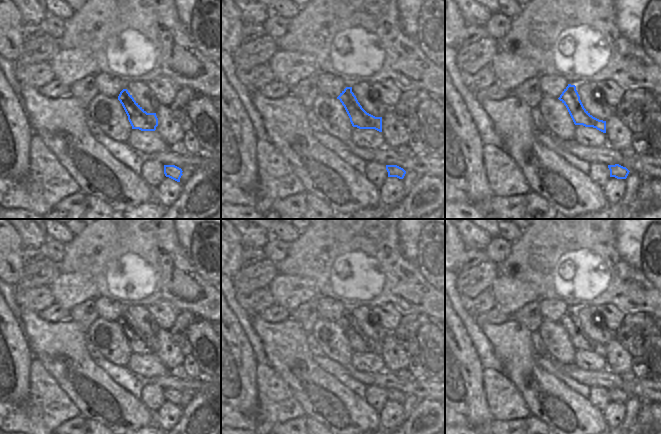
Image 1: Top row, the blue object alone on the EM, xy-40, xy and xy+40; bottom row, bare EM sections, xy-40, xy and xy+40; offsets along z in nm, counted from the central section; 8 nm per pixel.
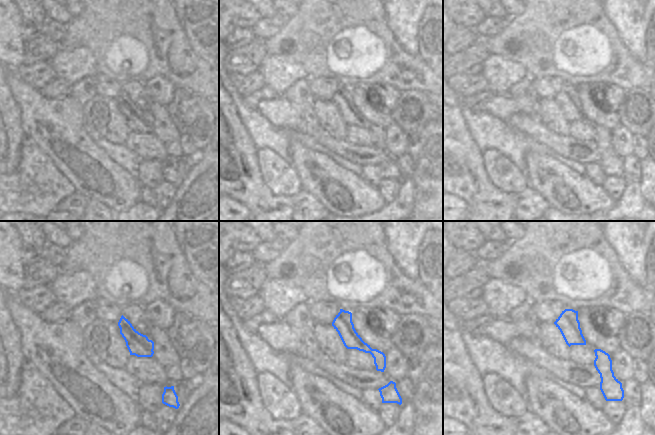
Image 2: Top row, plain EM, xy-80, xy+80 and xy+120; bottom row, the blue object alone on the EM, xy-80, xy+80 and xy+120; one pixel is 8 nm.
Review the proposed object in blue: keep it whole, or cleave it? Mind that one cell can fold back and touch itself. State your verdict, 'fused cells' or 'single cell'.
fused cells

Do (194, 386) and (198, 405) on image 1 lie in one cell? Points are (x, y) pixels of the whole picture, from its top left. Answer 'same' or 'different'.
different

